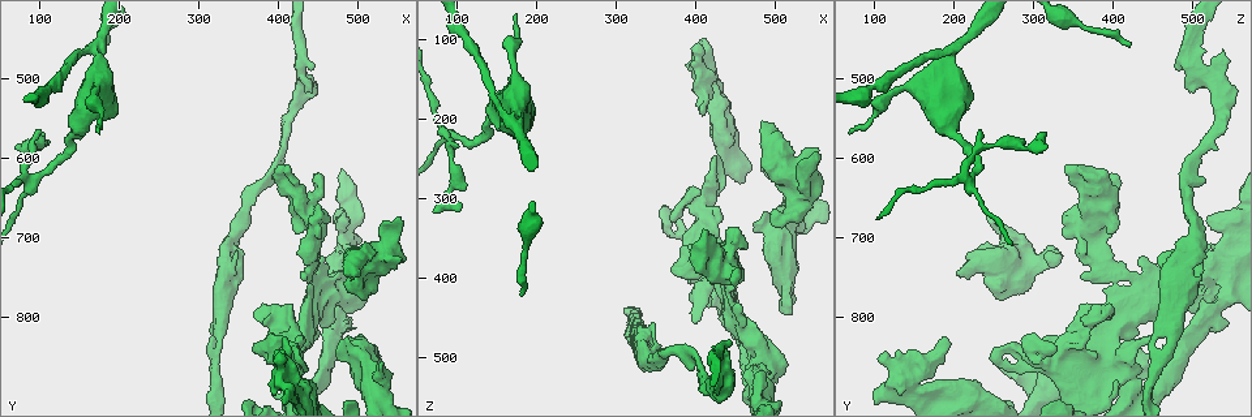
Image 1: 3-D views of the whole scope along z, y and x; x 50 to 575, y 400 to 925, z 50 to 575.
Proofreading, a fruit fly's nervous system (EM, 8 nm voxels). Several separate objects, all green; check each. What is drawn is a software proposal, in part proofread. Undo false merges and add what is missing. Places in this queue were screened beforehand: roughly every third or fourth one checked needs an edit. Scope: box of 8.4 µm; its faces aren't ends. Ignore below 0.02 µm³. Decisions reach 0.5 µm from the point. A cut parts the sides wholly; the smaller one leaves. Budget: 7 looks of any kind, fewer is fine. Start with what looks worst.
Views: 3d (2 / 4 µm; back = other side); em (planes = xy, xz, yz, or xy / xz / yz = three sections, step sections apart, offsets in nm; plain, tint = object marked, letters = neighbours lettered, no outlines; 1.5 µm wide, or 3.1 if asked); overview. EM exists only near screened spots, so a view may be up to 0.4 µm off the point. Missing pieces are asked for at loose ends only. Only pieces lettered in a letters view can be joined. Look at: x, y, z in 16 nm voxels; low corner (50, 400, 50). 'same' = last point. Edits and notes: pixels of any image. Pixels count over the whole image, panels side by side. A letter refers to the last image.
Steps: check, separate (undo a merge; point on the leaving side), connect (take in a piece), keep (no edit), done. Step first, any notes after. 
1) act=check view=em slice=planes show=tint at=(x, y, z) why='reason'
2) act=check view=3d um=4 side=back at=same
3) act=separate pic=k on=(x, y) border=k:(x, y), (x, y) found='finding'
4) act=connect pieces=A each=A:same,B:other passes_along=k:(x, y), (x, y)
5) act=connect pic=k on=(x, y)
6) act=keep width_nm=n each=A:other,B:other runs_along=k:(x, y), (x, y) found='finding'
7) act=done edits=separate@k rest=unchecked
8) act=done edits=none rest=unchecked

act=check view=em slice=yz step=8 show=letters at=(370, 800, 385) why='branch stops here'

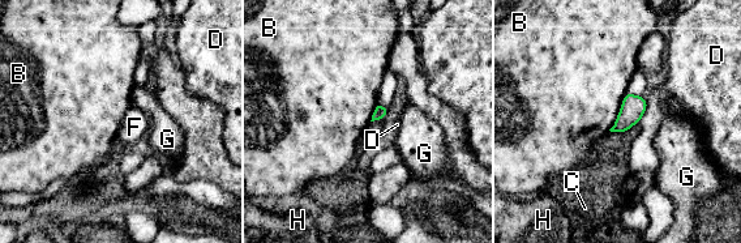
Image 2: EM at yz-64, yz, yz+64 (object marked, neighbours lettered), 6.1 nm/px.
act=check view=em slice=planes show=letters at=same why='cut it another way'

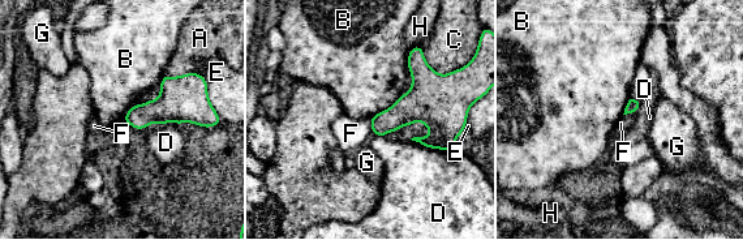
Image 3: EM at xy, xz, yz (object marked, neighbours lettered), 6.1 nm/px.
act=keep each=A:other,B:other,C:other,D:other,E:other,F:other,G:other,H:other border=3:(420, 46), (411, 86), (369, 118) found='none of them fits'

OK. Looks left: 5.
act=check view=em slice=planes show=letters at=(520, 835, 435) why='an open end'

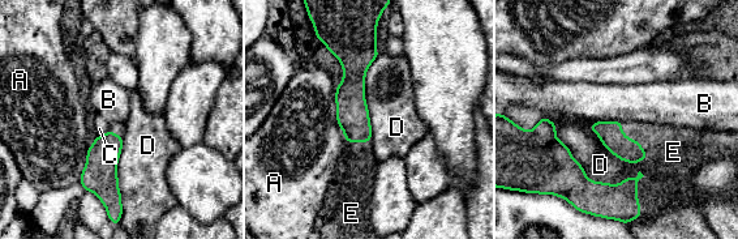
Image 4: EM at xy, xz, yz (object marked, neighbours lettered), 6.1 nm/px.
act=connect pic=4 on=(673, 152) each=A:other,B:other,C:other,D:other,E:same passes_along=4:(610, 133), (638, 141), (673, 152) found='it goes on there'

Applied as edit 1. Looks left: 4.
act=check view=em slice=planes show=tint at=(425, 855, 270) why='free end'

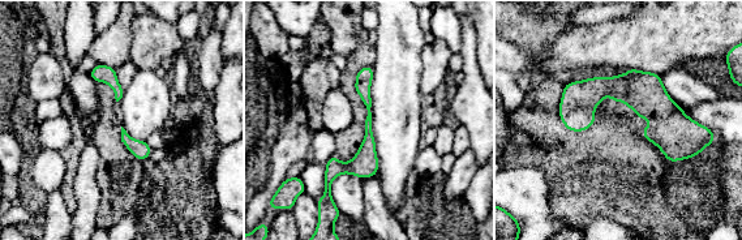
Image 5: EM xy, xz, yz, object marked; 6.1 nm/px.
act=check view=em slice=planes show=letters at=same why='see the neighbours'

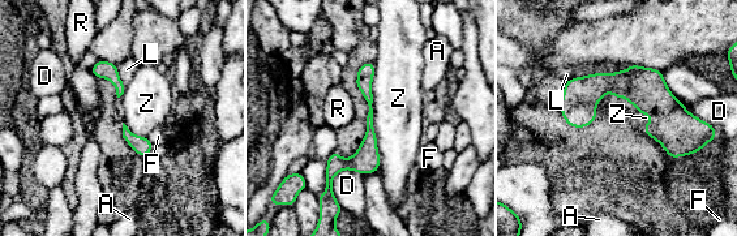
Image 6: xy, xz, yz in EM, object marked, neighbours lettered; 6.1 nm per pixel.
act=keep each=A:other,D:other,F:other,L:other,R:other,Z:other border=6:(372, 63), (377, 171) found='none of them fits'

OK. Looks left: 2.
act=done edits=connect@4 rest=unchecked

